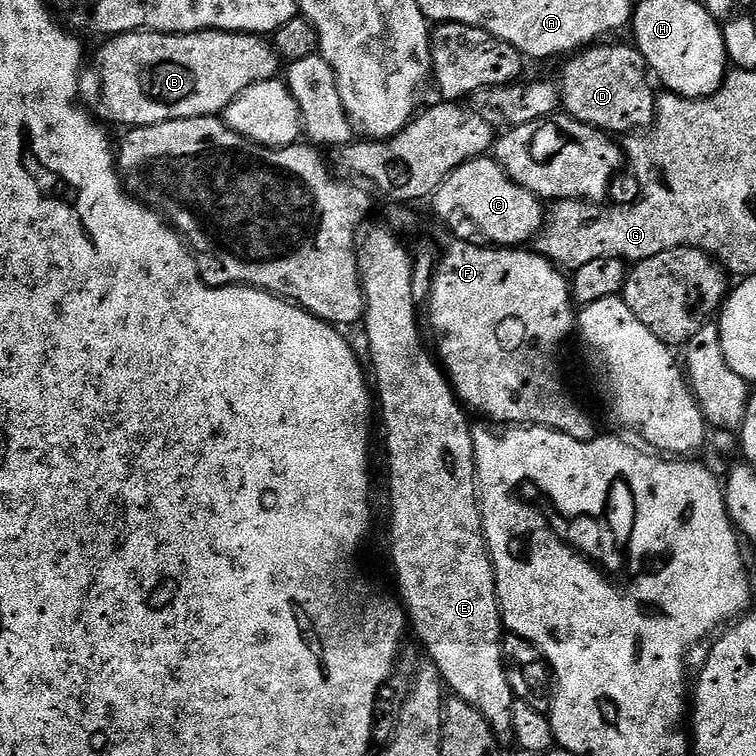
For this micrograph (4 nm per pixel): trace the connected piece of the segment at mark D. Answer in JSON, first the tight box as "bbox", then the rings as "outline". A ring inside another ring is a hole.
{"bbox":[558,42,658,134],"outline":[[[600,42],[583,49],[561,70],[558,83],[563,111],[573,120],[609,134],[636,134],[647,130],[653,127],[658,99],[658,92],[648,85],[649,66],[644,55],[631,43],[608,43],[612,42]]]}

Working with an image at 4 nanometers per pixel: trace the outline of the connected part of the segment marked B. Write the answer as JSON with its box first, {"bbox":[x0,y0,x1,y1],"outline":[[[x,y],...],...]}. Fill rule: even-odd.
{"bbox":[96,32,282,129],"outline":[[[123,32],[121,36],[114,36],[103,41],[104,48],[100,48],[96,52],[96,80],[100,83],[100,93],[96,96],[96,108],[101,121],[112,124],[125,124],[125,129],[145,128],[146,126],[154,126],[162,122],[170,122],[171,120],[185,120],[186,118],[202,118],[203,116],[219,117],[230,106],[230,102],[234,102],[234,98],[238,98],[238,94],[242,94],[242,90],[246,90],[250,86],[254,86],[258,82],[266,82],[267,80],[277,79],[279,68],[282,68],[282,61],[276,55],[275,48],[263,35],[253,34],[250,32]]]}

